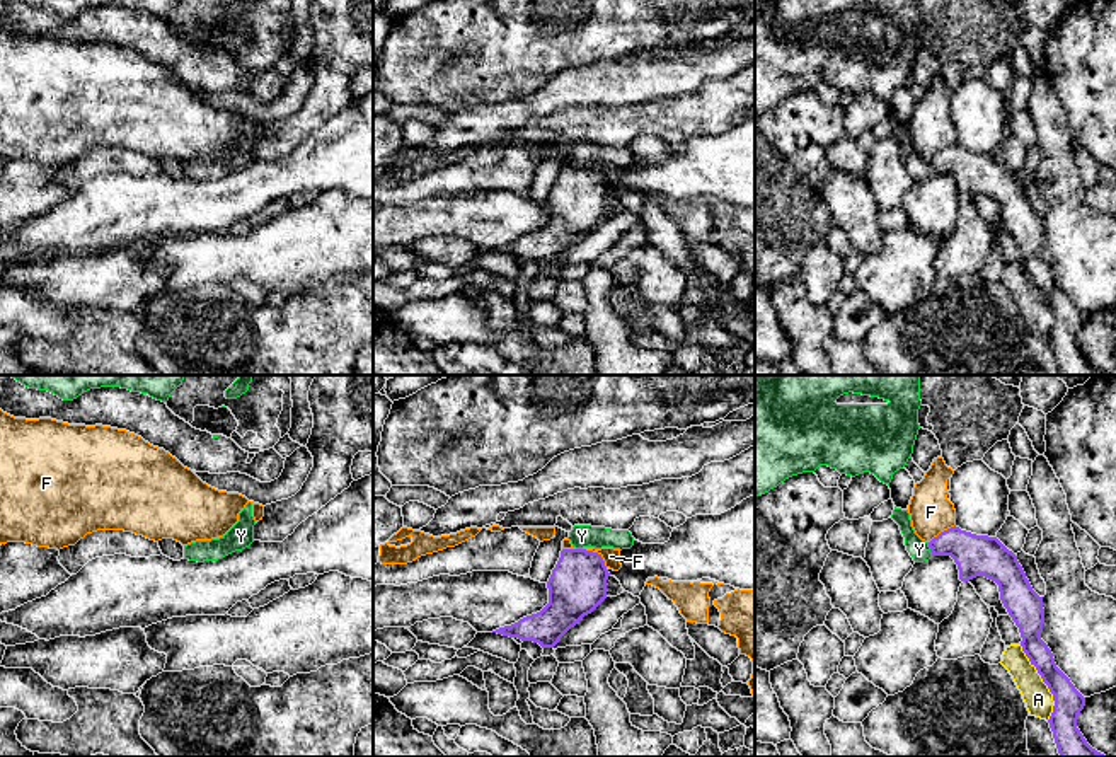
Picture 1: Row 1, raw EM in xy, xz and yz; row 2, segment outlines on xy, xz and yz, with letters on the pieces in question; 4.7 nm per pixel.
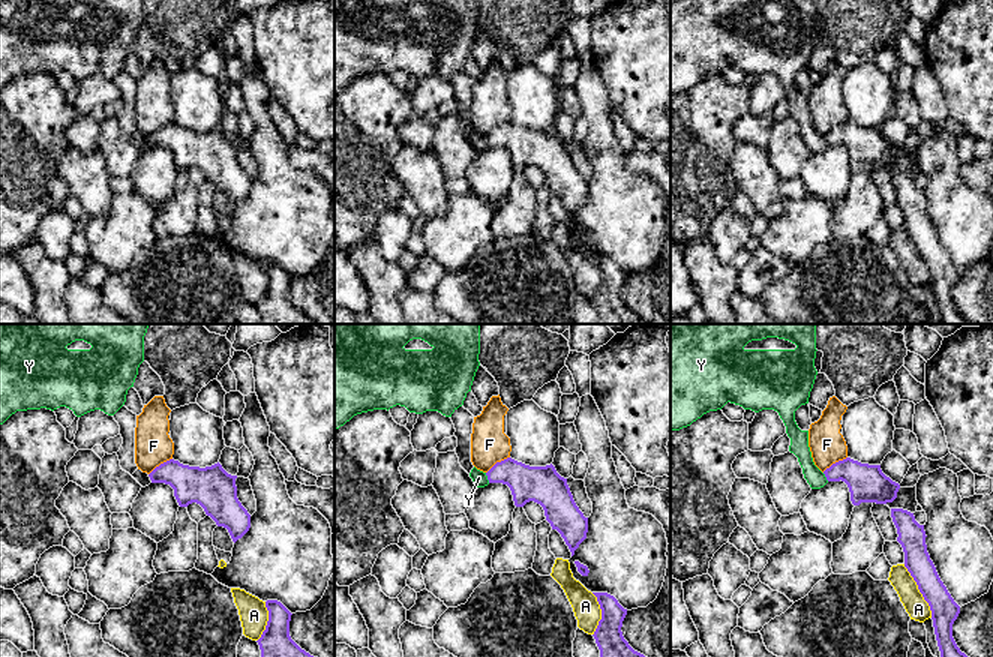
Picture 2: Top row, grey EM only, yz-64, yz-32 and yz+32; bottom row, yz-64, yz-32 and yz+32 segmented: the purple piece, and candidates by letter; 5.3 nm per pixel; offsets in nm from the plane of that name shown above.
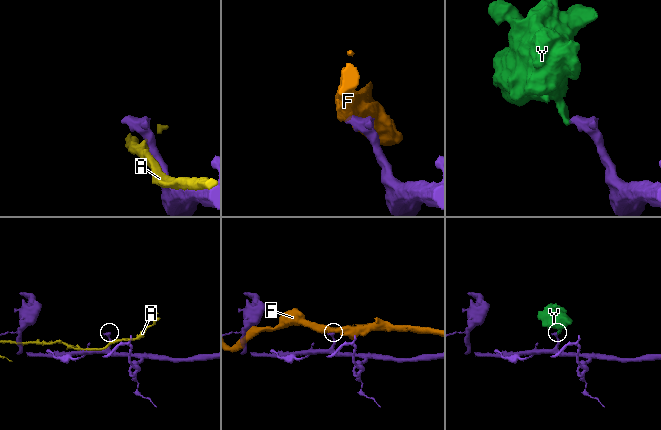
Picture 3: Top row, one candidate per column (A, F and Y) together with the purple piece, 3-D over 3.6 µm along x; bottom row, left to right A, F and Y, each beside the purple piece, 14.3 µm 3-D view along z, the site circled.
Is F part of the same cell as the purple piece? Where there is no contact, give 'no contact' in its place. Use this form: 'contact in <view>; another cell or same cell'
contact in xz; another cell

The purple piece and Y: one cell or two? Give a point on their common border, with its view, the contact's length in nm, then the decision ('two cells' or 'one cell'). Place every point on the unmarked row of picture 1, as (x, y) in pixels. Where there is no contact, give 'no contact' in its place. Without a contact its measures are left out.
meets purple in yz at (931, 167); contact 70 nm long; one cell

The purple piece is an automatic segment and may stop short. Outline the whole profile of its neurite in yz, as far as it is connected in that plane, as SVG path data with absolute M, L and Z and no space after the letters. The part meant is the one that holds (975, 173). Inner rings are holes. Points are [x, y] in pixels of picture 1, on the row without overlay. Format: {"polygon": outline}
{"polygon": "M895 124L891 136L900 143L915 181L929 179L932 174L951 174L961 199L985 194L998 203L1000 218L1019 246L1022 269L1053 312L1055 324L1048 341L1060 375L1106 375L1092 367L1077 346L1085 315L1056 285L1051 268L1041 257L1043 215L1033 208L1017 174L997 155L976 153L956 143L925 160L915 152L908 128Z"}

